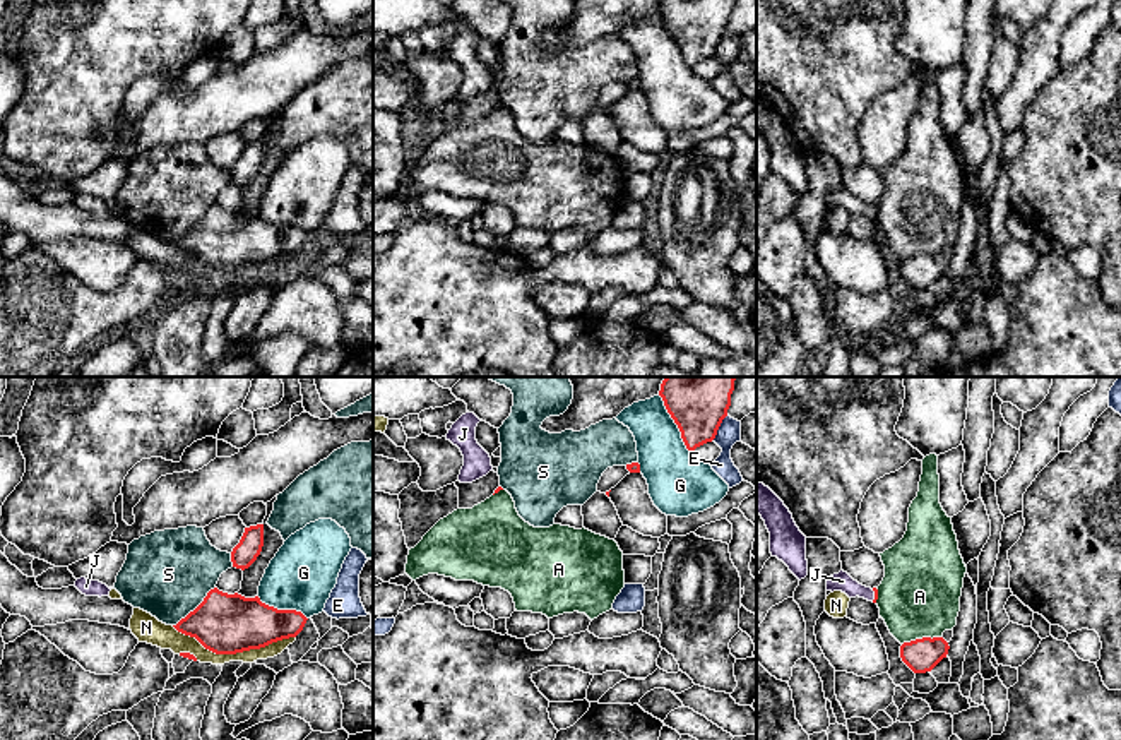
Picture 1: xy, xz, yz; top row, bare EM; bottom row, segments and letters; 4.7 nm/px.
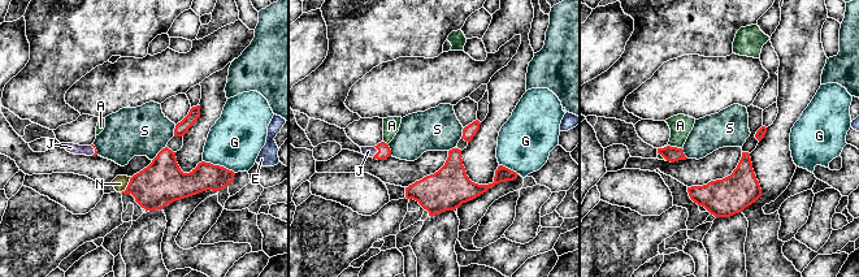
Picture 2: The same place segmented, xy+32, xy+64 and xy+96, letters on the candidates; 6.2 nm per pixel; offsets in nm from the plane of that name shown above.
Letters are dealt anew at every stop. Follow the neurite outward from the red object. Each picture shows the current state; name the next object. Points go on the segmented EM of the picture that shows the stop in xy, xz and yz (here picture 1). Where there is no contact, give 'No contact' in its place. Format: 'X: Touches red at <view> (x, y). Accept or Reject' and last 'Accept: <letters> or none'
A: Touches red at yz (923, 638). Reject
E: Touches red at xz (719, 425). Reject
G: Touches red at xz (675, 422). Reject
J: Touches red at yz (875, 595). Reject
N: Touches red at xy (233, 653). Reject
S: Touches red at xy (195, 608). Reject
Accept: none

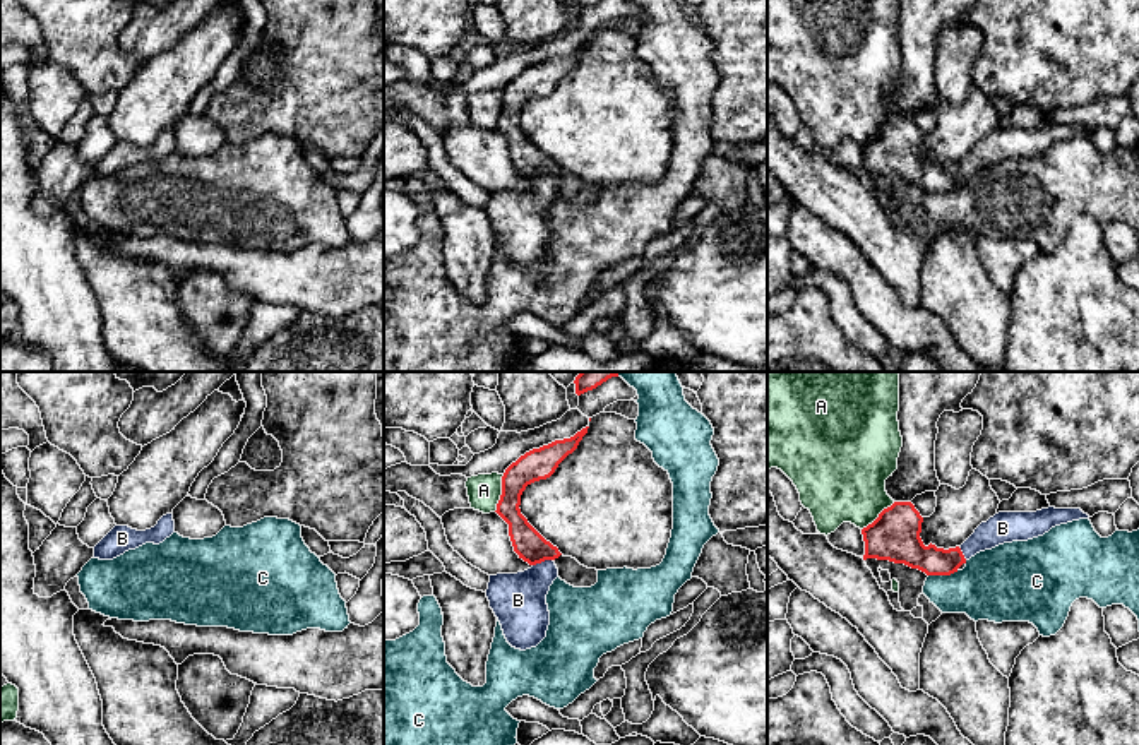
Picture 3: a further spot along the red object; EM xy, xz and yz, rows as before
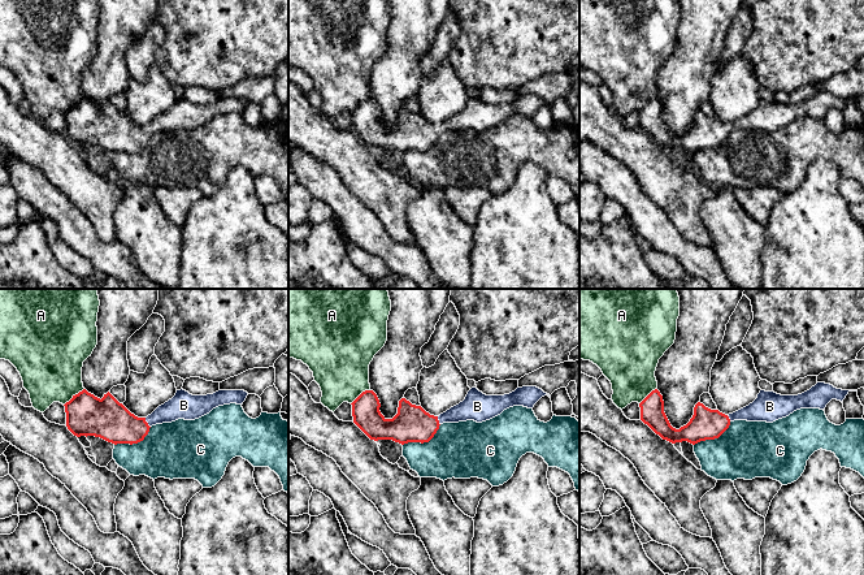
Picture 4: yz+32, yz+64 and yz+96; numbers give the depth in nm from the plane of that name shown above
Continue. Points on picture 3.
A: Touches red at xz (502, 494). Reject
B: Touches red at xz (542, 560). Accept
C: Touches red at yz (942, 574). Reject
Accept: B

